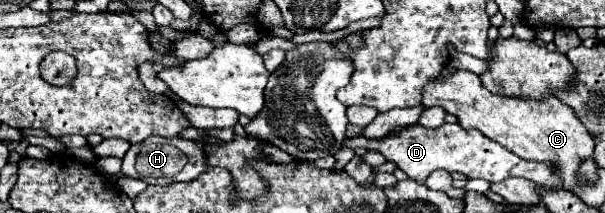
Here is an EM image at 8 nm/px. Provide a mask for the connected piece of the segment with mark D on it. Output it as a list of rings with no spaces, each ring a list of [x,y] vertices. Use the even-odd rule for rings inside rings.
[[[444,123],[438,129],[426,129],[422,125],[410,125],[410,129],[400,131],[398,135],[388,135],[382,141],[374,141],[374,139],[366,139],[366,137],[354,137],[354,139],[346,139],[342,147],[366,147],[366,149],[376,149],[380,151],[388,161],[396,163],[396,167],[400,167],[410,179],[424,183],[428,179],[428,175],[436,169],[446,169],[446,171],[460,172],[468,179],[486,179],[490,183],[500,183],[506,181],[510,177],[524,177],[530,179],[546,189],[560,189],[562,183],[558,179],[558,175],[554,173],[554,169],[550,167],[550,163],[538,163],[538,161],[528,161],[522,159],[518,155],[514,155],[512,151],[504,149],[502,145],[498,145],[496,141],[484,137],[482,133],[474,131],[474,129],[464,129],[462,125],[454,123]]]

